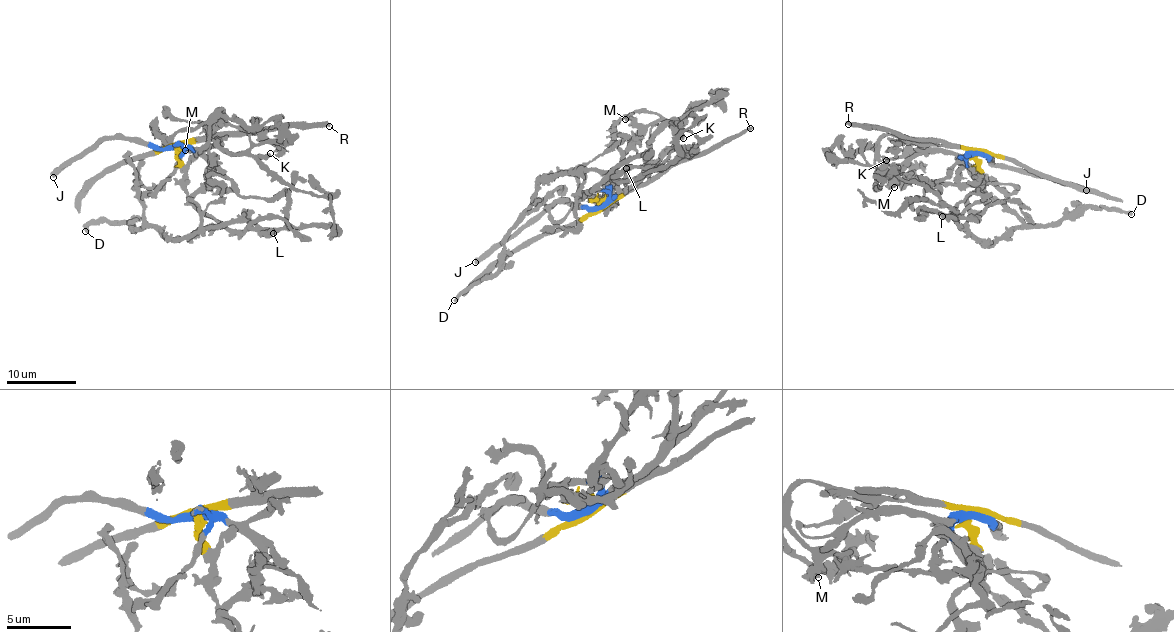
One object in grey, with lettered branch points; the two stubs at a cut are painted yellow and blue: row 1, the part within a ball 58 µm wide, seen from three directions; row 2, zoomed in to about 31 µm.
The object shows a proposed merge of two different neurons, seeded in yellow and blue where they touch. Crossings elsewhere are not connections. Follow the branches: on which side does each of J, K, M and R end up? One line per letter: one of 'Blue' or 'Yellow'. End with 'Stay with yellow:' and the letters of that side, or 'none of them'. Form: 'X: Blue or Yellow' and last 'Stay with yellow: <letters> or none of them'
J: Blue
K: Blue
M: Yellow
R: Yellow
Stay with yellow: M, R

